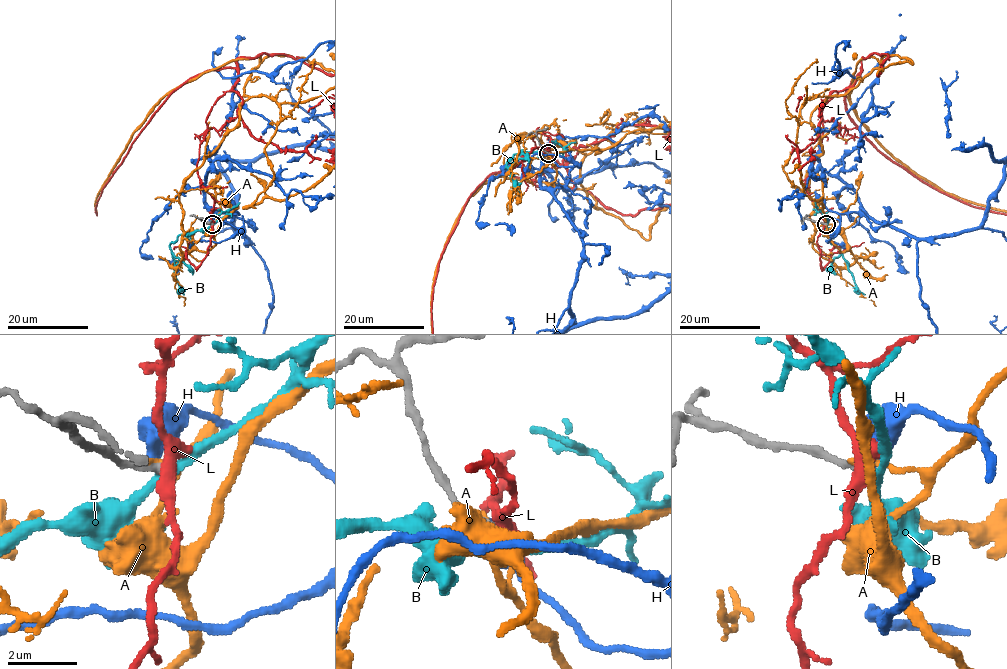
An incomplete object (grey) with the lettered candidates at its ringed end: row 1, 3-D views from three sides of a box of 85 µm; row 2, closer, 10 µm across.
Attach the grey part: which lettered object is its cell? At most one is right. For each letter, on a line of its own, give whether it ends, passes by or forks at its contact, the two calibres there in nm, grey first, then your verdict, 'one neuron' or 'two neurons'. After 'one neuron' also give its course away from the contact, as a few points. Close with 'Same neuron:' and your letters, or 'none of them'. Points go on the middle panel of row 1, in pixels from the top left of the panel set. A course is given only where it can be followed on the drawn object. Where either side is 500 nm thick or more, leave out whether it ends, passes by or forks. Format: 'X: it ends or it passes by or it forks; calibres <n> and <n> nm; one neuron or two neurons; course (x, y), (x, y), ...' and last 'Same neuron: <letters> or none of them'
A: it ends; calibres 300 and 150 nm; two neurons
B: it passes by; calibres 280 and 240 nm; two neurons
H: calibres 300 and 550 nm; two neurons
L: it passes by; calibres 280 and 440 nm; two neurons
Same neuron: none of them

